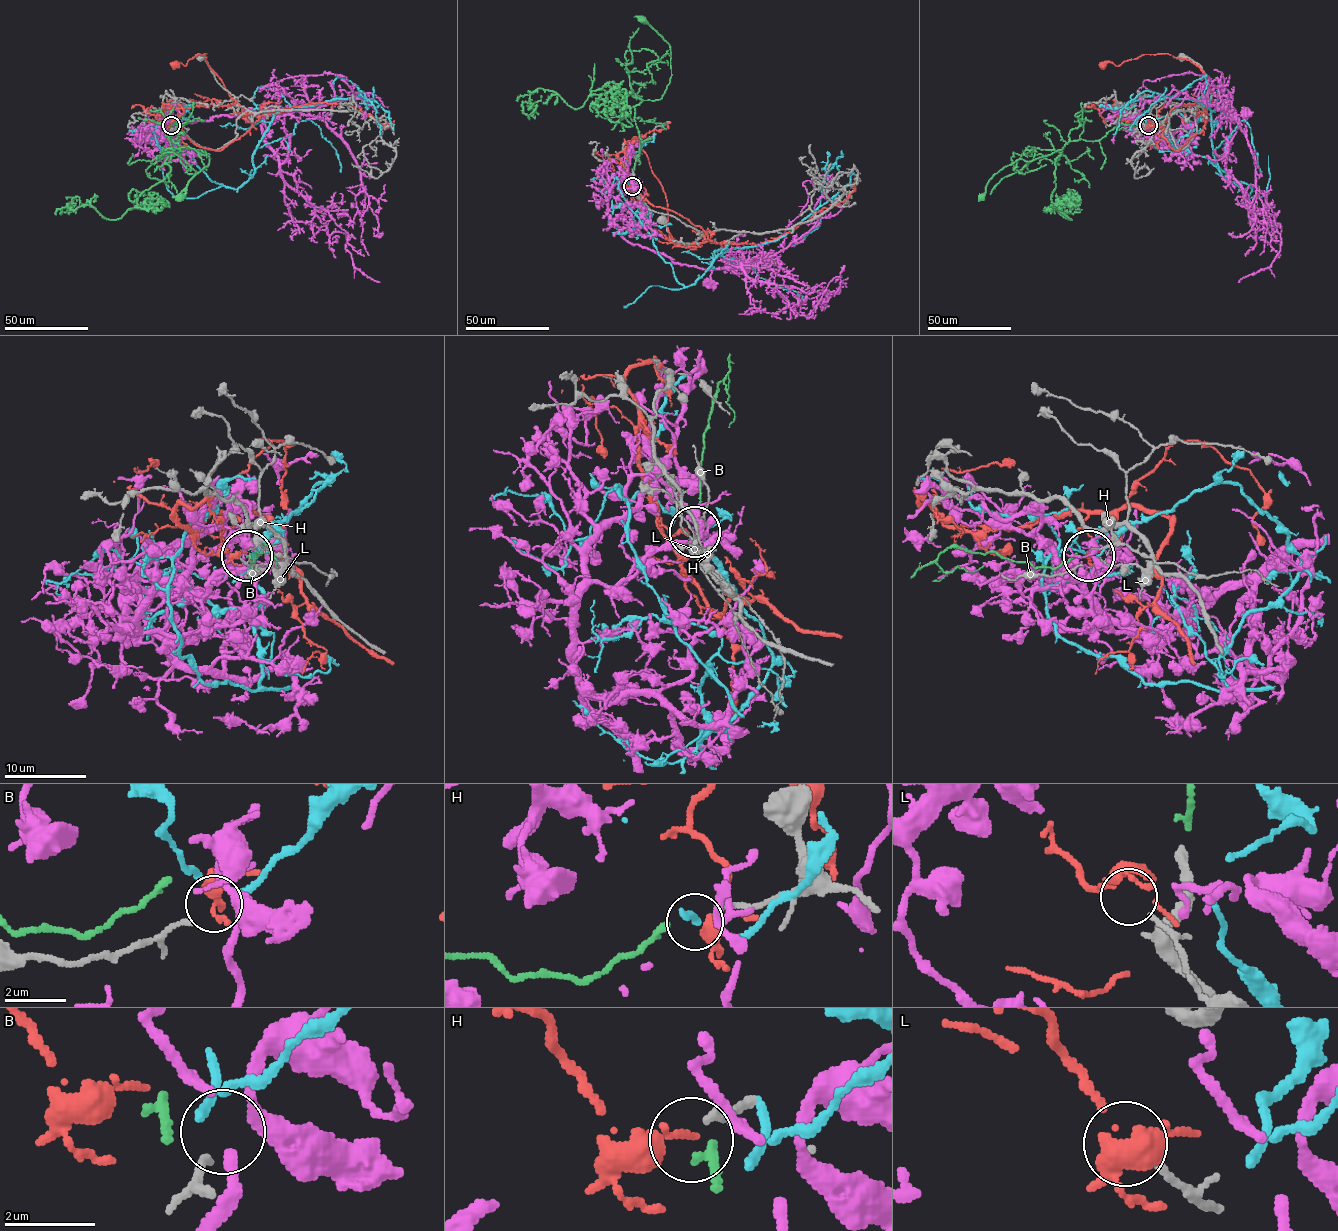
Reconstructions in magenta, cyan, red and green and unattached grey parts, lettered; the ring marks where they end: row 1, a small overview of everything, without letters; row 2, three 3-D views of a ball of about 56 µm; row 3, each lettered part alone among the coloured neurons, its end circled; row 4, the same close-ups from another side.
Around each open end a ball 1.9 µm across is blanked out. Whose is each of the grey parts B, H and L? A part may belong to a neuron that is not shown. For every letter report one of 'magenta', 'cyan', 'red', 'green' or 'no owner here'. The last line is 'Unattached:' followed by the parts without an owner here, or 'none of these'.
B: cyan
H: green
L: no owner here
Unattached: L

